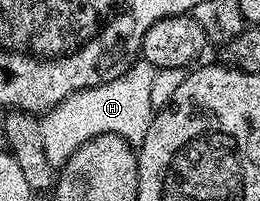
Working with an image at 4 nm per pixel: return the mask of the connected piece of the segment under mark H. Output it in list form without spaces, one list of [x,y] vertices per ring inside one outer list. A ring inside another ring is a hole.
[[[139,58],[131,64],[127,72],[120,74],[120,78],[72,94],[67,100],[60,102],[41,117],[44,150],[48,153],[48,162],[52,162],[54,169],[61,170],[68,162],[68,158],[72,158],[76,149],[97,136],[116,135],[124,138],[131,146],[141,144],[144,134],[148,134],[148,126],[152,122],[155,111],[170,103],[172,95],[176,94],[177,88],[184,82],[186,73],[185,68],[156,69],[146,60]]]

